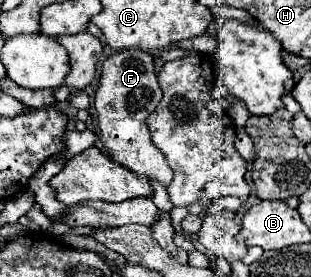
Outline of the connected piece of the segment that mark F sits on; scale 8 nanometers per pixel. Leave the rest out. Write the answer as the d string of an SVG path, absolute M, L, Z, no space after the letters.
M123 49L103 63L99 89L95 93L95 109L99 121L99 139L111 161L147 179L157 179L163 187L173 181L173 171L165 155L151 143L147 117L157 109L163 93L157 81L153 57L139 49Z

